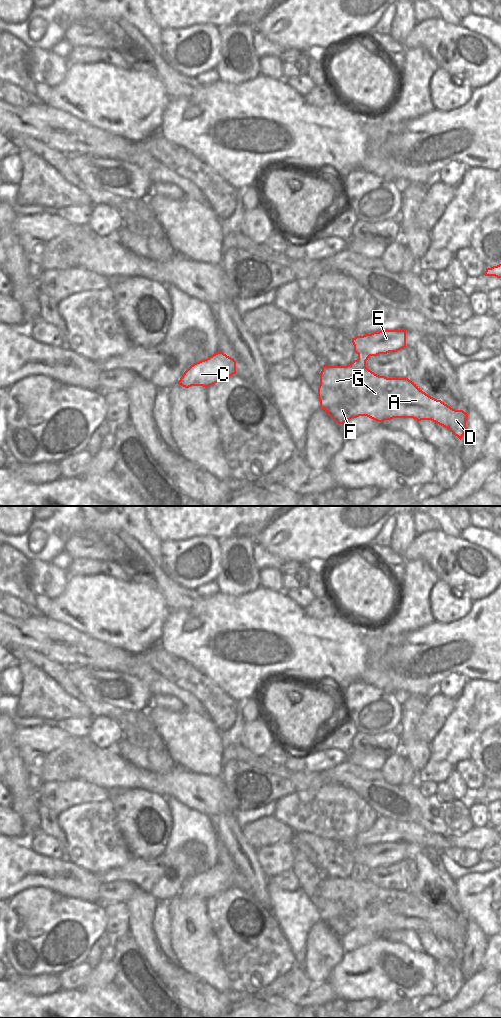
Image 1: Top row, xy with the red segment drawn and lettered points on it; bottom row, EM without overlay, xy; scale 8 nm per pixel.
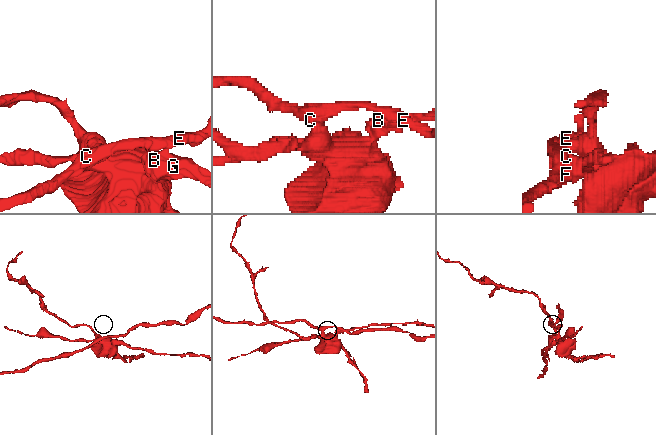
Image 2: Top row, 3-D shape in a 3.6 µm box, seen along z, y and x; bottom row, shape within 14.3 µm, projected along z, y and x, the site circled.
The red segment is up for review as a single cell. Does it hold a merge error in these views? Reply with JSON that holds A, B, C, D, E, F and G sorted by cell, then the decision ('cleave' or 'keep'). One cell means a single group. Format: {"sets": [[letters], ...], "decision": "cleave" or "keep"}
{"sets": [["A", "B", "D", "F", "G"], ["C", "E"]], "decision": "cleave"}

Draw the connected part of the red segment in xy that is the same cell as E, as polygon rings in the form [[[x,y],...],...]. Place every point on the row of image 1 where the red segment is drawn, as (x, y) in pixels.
[[[381,330],[352,338],[354,352],[377,356],[406,348],[406,330]]]

